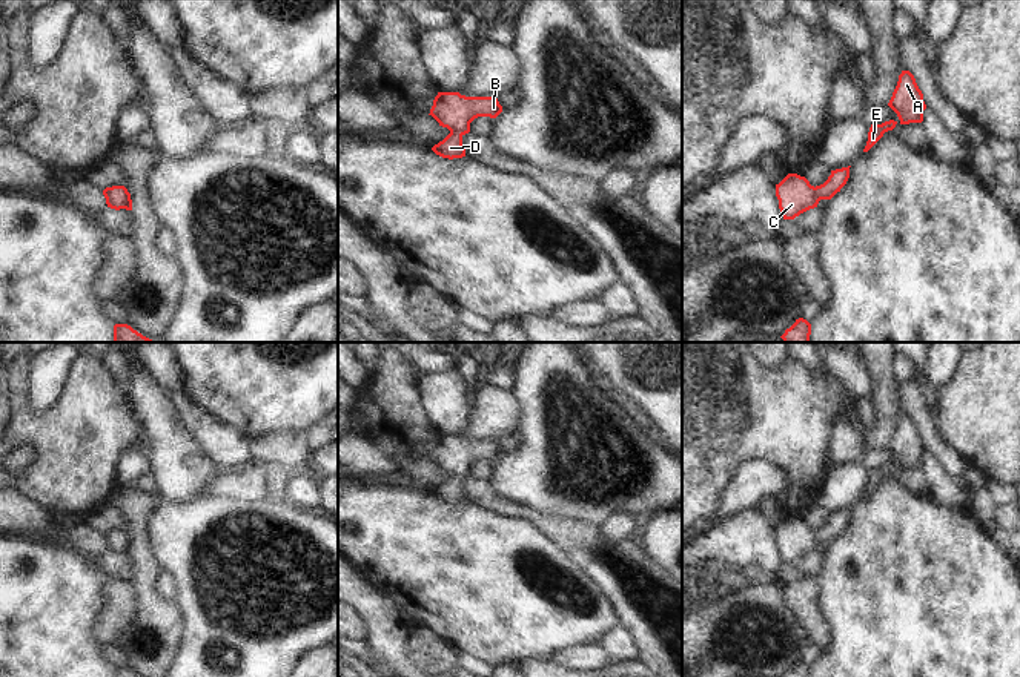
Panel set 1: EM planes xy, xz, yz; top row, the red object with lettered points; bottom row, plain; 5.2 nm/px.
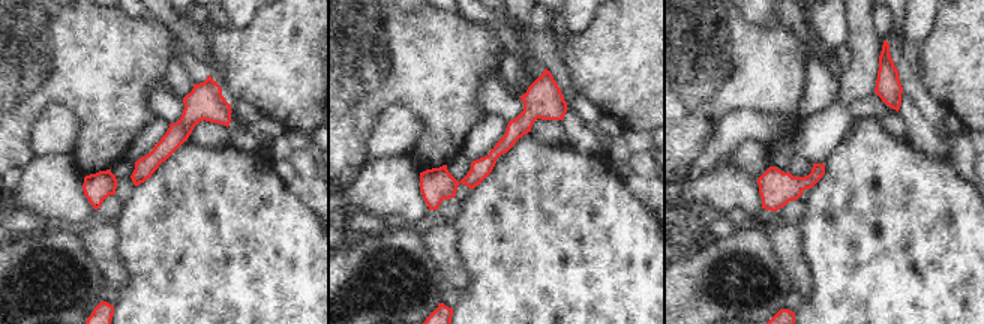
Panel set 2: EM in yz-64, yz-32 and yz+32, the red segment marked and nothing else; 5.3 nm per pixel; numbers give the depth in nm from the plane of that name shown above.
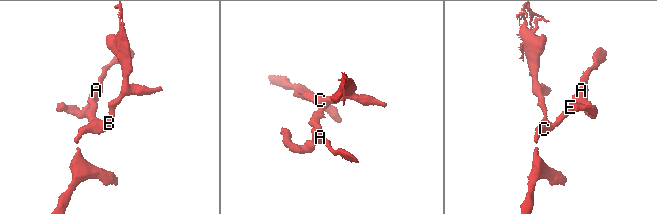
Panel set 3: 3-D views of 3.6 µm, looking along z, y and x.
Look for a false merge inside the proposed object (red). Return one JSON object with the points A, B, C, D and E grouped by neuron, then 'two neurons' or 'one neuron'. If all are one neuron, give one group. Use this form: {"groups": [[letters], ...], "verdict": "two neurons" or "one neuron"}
{"groups": [["A", "B", "C", "D", "E"]], "verdict": "one neuron"}

